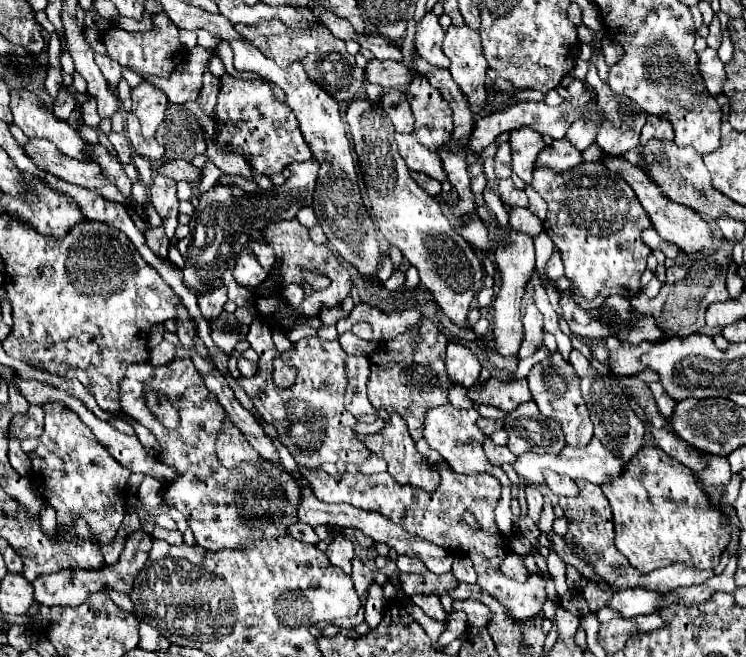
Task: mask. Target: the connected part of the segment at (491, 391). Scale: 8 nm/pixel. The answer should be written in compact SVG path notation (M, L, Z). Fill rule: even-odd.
M488 379L484 385L474 385L472 389L468 389L468 395L476 403L490 403L508 413L514 411L520 403L526 403L528 399L532 399L526 379L510 381L510 383Z

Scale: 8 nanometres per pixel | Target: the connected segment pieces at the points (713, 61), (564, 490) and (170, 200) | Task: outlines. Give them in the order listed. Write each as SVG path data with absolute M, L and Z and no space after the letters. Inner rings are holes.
M704 49L702 53L698 53L700 57L700 73L704 79L706 89L710 91L712 97L722 95L722 83L726 81L726 71L724 71L724 63L718 59L716 49Z
M544 471L544 483L550 487L550 491L554 491L560 497L574 497L578 493L576 483L570 477L564 477L558 473L546 473Z
M154 175L154 181L150 185L150 203L162 217L162 227L166 237L174 237L174 229L178 227L176 181L164 175Z

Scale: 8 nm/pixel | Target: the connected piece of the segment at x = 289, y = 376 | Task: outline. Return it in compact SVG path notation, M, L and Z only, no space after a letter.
M276 359L276 361L274 361L272 377L274 377L274 385L276 385L278 389L288 389L288 387L294 385L294 379L296 379L296 367L286 365L284 361Z

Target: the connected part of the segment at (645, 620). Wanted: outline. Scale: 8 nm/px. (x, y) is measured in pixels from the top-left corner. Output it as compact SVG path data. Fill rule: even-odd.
M654 613L654 615L640 615L640 617L636 617L636 623L640 627L640 633L656 631L656 629L662 629L662 627L668 625L662 617L658 617L658 613Z

